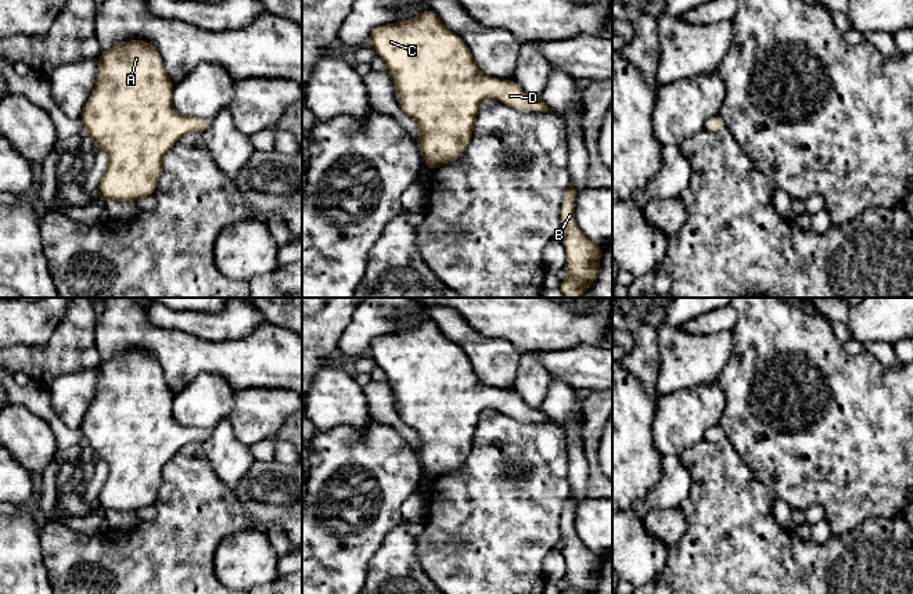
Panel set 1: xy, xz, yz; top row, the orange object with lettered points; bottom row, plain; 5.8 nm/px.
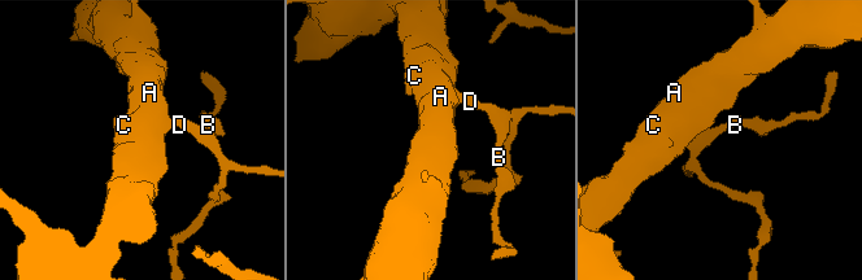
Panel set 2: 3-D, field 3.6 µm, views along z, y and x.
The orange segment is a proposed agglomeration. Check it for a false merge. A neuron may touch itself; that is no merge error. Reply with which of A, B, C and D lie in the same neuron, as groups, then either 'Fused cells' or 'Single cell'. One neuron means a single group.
Groups: A B C D. Single cell

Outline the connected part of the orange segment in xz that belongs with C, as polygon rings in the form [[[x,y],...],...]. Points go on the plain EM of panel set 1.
[[[432,320],[403,334],[391,332],[373,339],[369,356],[384,371],[399,417],[420,438],[418,458],[429,482],[464,464],[472,449],[478,418],[485,410],[499,410],[520,421],[550,422],[540,407],[529,407],[514,390],[482,384],[464,350],[447,339]]]

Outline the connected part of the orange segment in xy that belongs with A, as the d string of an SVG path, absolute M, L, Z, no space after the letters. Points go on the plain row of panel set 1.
M123 352L98 366L96 397L79 426L96 460L108 465L97 511L136 512L154 505L162 483L162 469L173 454L188 442L204 443L211 436L212 431L187 428L175 420L173 397L175 393L151 353Z

